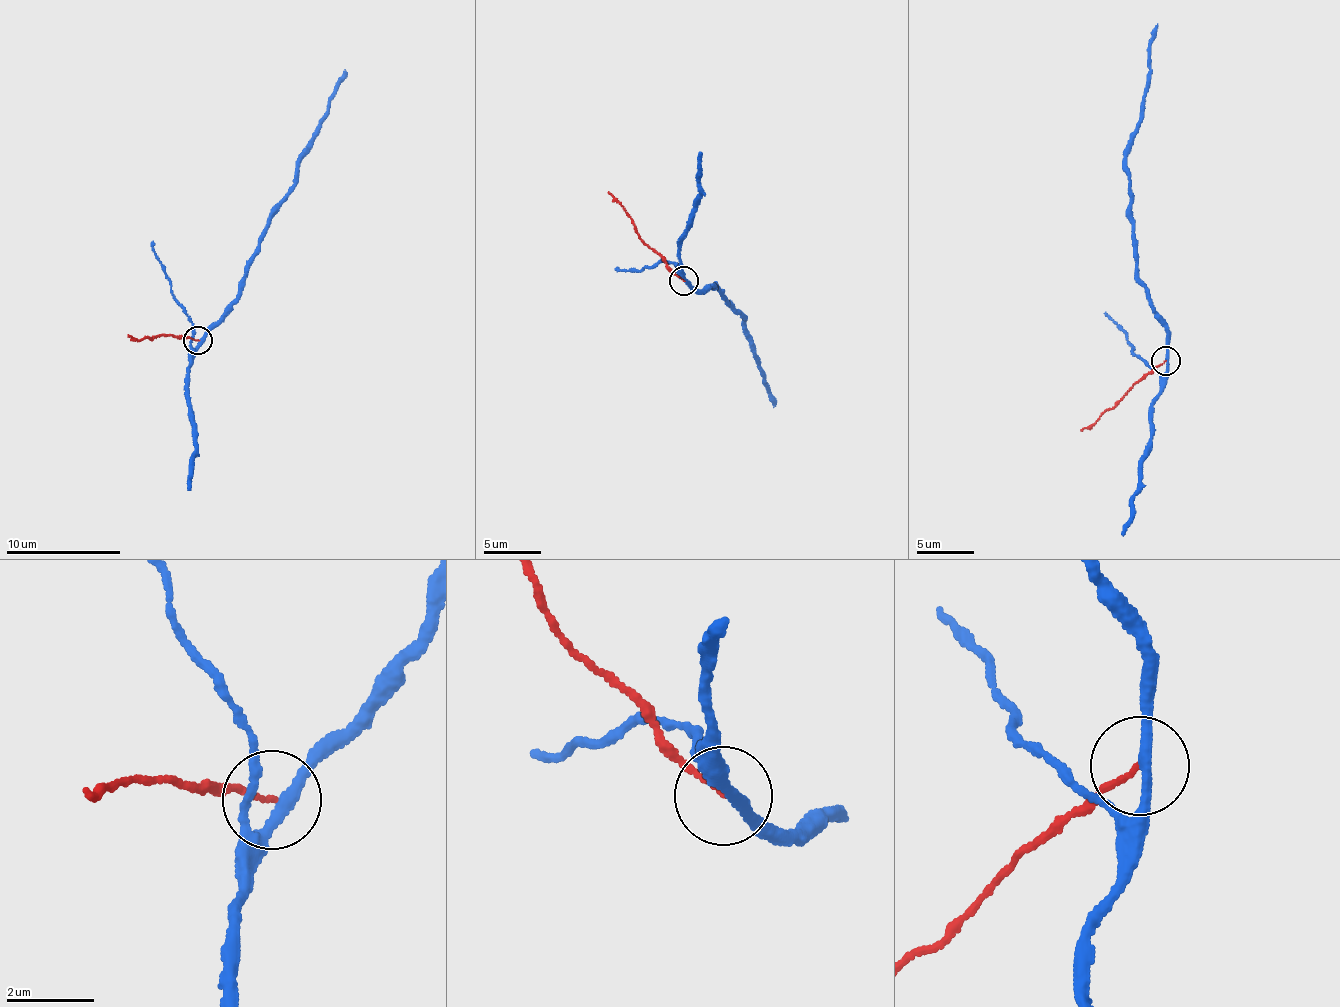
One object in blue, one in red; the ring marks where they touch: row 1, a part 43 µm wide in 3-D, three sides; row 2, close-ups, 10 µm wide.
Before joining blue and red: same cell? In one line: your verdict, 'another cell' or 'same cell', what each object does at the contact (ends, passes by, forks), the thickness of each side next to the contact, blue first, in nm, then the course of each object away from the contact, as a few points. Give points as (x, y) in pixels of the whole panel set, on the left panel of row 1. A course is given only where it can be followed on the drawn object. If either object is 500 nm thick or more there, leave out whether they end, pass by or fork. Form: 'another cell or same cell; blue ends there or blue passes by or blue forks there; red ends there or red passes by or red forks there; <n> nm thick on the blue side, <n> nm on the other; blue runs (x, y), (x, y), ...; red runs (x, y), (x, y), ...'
another cell; blue passes by; red ends there; 240 nm thick on the blue side, 110 nm on the other; blue runs (198, 340), (239, 296), (262, 229), (295, 176), (298, 153), (315, 132), (345, 70); red runs (198, 340), (164, 334), (152, 338), (129, 335)

